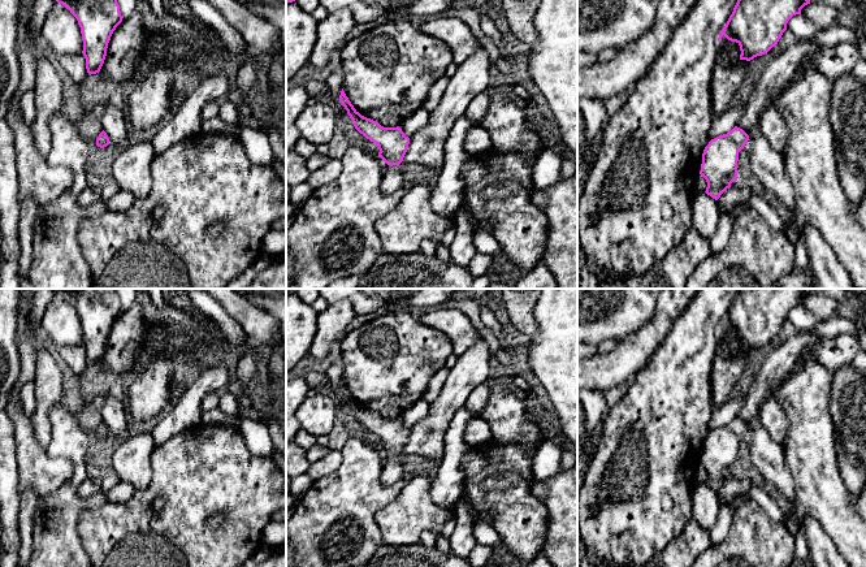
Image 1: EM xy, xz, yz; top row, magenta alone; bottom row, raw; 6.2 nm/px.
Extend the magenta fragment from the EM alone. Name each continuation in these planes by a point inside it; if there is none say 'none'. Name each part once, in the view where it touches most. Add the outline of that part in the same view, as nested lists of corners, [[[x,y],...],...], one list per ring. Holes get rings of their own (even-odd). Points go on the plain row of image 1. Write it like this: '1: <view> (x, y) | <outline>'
1: xz (392, 471) | [[[387,456],[386,463],[382,467],[381,481],[384,485],[393,485],[403,479],[403,468],[397,456]]]

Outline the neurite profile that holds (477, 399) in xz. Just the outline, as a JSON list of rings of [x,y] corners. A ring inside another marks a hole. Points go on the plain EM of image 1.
[[[484,382],[479,385],[467,398],[464,407],[473,415],[480,415],[488,404],[490,388]]]

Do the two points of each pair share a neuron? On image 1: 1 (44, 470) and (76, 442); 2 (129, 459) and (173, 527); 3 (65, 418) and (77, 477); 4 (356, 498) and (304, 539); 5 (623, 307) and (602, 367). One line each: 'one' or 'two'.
1: two
2: two
3: one
4: one
5: two

